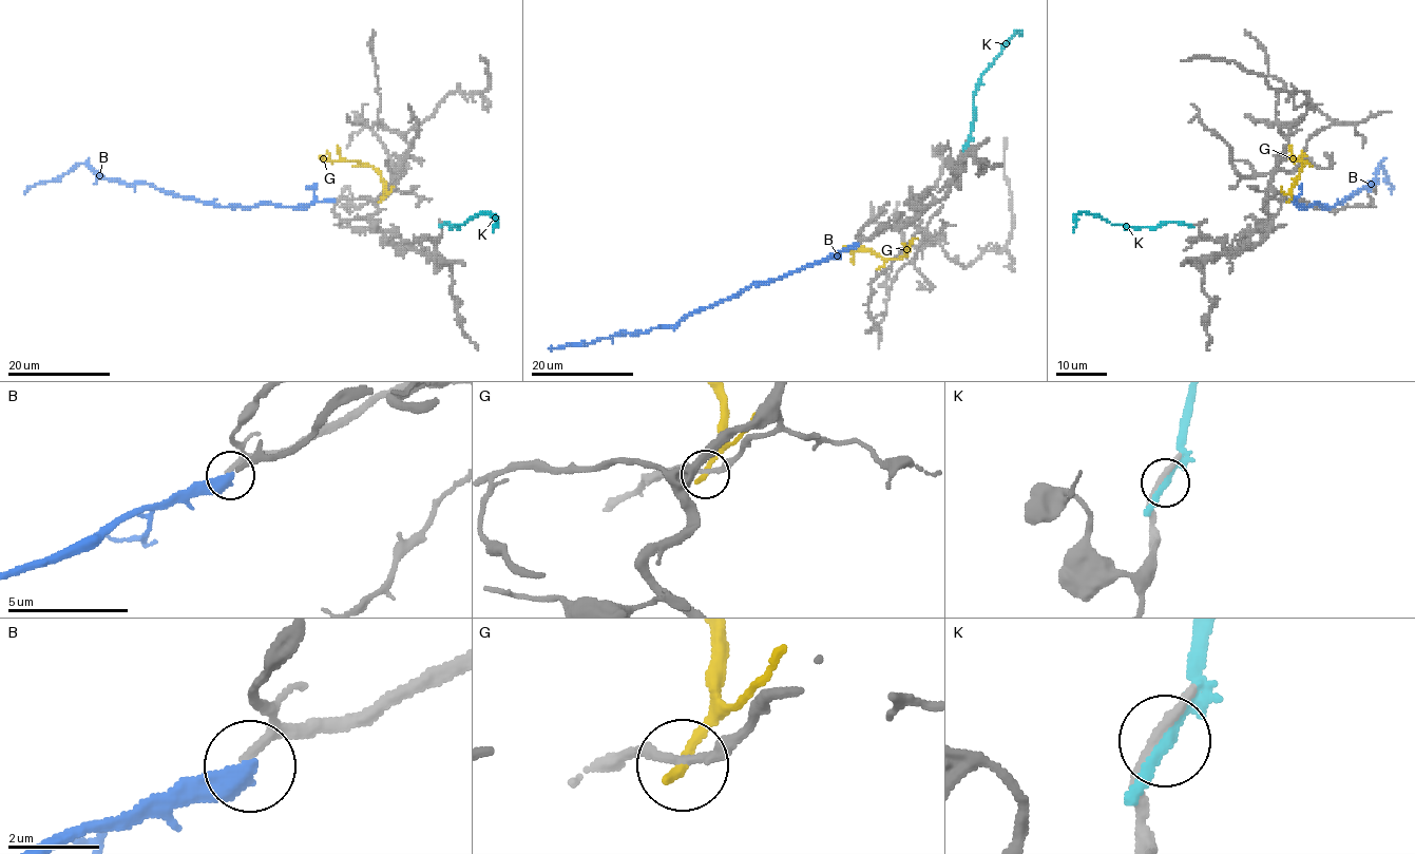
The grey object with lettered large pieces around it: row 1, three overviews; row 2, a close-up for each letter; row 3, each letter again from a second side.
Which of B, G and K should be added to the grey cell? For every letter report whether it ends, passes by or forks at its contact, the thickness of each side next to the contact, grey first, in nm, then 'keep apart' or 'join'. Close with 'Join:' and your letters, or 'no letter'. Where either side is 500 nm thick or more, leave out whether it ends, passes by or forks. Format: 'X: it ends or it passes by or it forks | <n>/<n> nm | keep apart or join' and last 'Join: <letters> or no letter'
B: 180/500 nm | join
G: it ends | 180/280 nm | keep apart
K: it passes by | 200/240 nm | keep apart
Join: B

